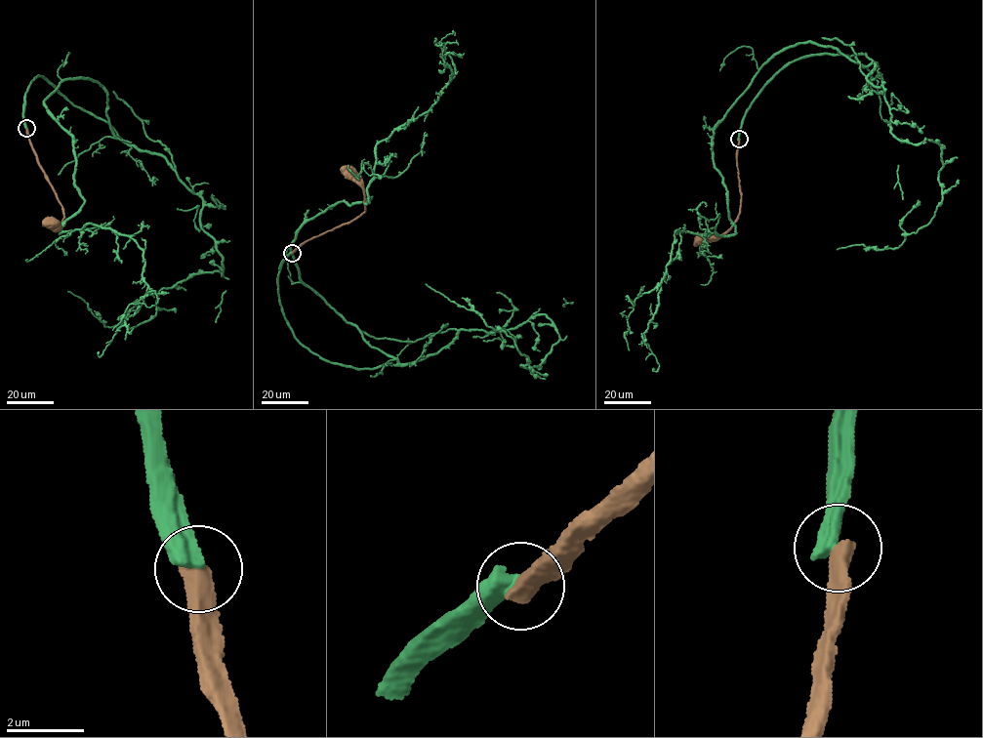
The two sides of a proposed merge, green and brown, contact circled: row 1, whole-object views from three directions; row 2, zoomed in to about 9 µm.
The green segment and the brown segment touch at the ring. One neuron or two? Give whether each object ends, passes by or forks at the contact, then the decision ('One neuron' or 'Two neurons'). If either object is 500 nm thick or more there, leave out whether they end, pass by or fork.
Two neurons

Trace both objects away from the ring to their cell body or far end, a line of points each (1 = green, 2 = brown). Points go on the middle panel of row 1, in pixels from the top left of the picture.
1: (292, 253), (301, 345), (396, 364), (291, 246), (372, 198), (376, 145), (439, 99), (439, 63)
2: (292, 253), (307, 240), (346, 224), (366, 210), (362, 188), (349, 172)

